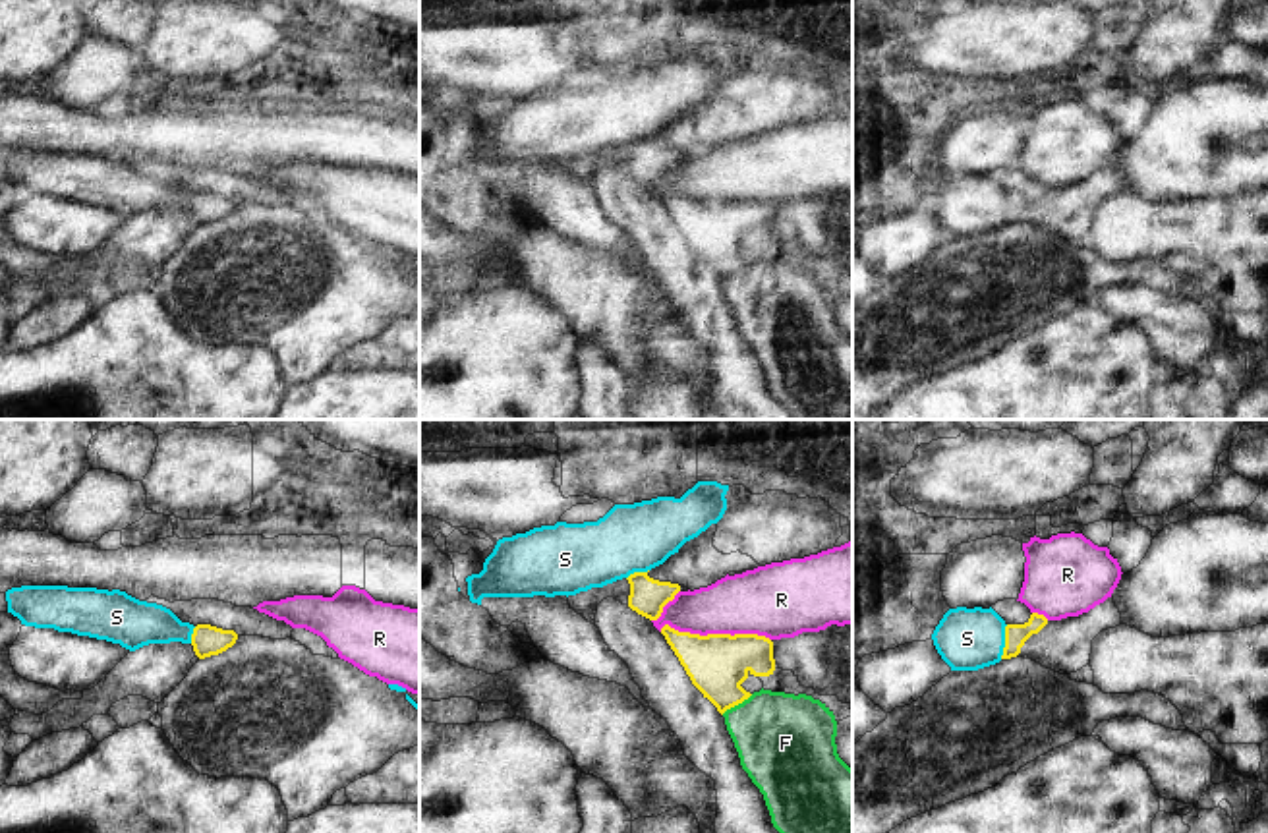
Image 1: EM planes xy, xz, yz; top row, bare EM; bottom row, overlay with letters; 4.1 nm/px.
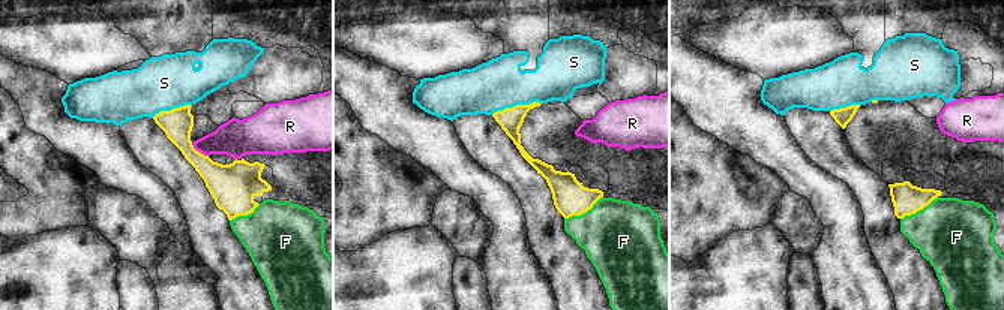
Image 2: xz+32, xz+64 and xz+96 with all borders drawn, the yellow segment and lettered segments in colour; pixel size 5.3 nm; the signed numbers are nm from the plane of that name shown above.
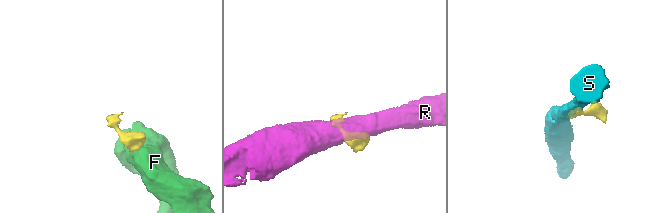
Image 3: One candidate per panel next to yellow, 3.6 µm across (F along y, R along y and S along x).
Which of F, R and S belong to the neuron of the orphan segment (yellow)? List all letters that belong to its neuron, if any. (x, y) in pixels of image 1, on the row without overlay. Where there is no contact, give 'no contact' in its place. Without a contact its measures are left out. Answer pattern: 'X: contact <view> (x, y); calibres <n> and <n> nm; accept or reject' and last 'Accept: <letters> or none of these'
F: contact xz (737, 271); calibres 260 and 400 nm; reject
R: contact xz (716, 201); calibres 260 and 280 nm; reject
S: contact yz (1006, 209); calibres 100 and 260 nm; accept
Accept: S

